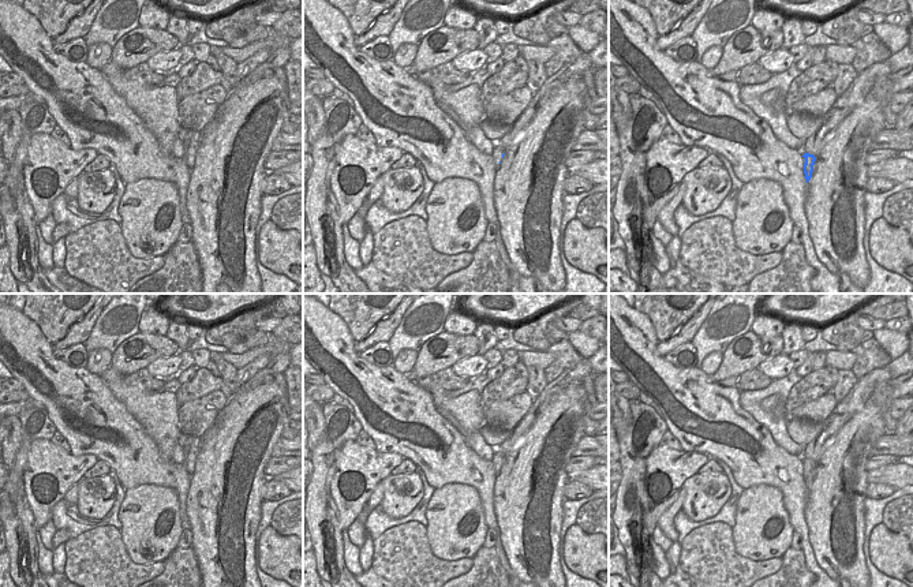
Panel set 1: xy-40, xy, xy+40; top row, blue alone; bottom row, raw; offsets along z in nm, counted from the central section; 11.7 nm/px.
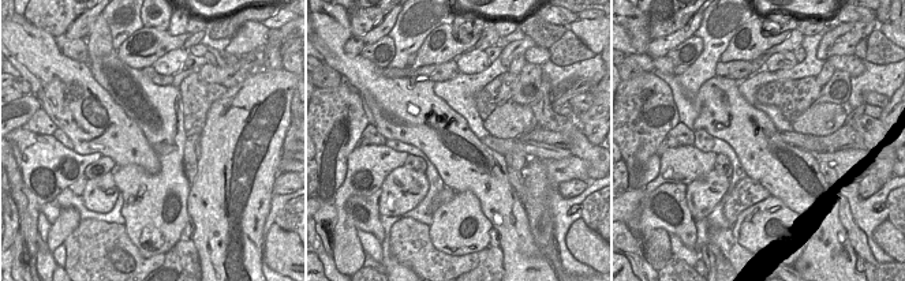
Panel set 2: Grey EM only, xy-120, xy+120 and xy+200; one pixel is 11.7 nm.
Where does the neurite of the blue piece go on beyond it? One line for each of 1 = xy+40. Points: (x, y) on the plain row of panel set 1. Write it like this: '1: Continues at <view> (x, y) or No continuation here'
1: No continuation here

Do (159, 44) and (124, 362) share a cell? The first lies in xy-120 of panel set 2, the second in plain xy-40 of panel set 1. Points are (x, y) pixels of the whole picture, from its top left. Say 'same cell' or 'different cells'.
same cell

